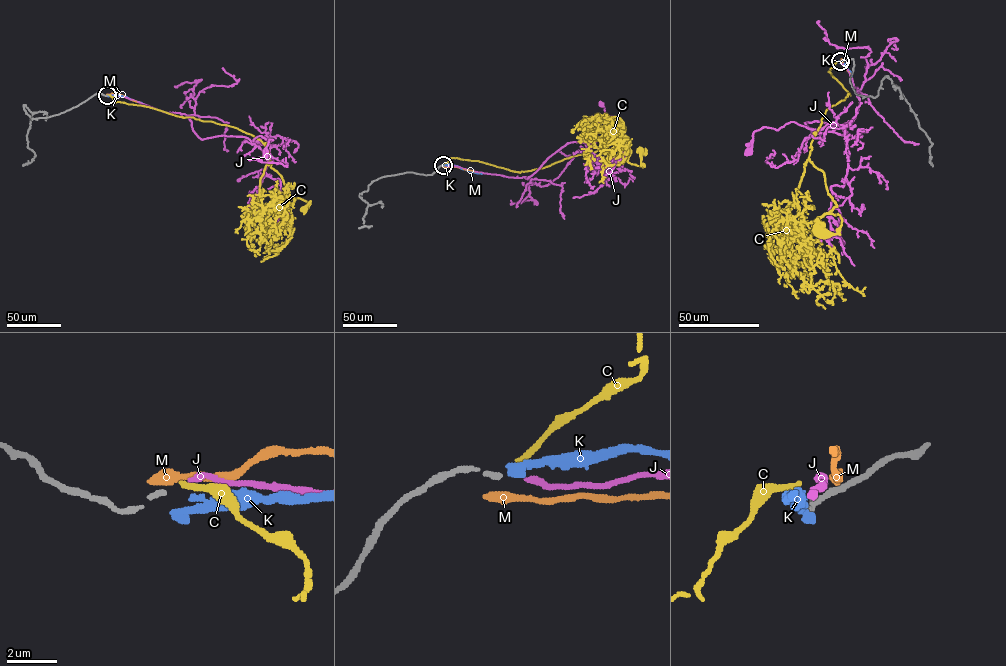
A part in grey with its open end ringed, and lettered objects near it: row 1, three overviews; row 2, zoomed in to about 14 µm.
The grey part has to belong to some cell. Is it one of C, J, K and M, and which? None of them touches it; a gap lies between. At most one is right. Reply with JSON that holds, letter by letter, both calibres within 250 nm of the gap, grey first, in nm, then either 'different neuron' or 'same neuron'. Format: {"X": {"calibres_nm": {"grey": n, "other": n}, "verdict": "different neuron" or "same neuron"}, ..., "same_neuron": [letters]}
{"C": {"calibres_nm": {"grey": 200, "other": 220}, "verdict": "different neuron"}, "J": {"calibres_nm": {"grey": 200, "other": 200}, "verdict": "different neuron"}, "K": {"calibres_nm": {"grey": 200, "other": 420}, "verdict": "different neuron"}, "M": {"calibres_nm": {"grey": 200, "other": 480}, "verdict": "different neuron"}, "same_neuron": []}

